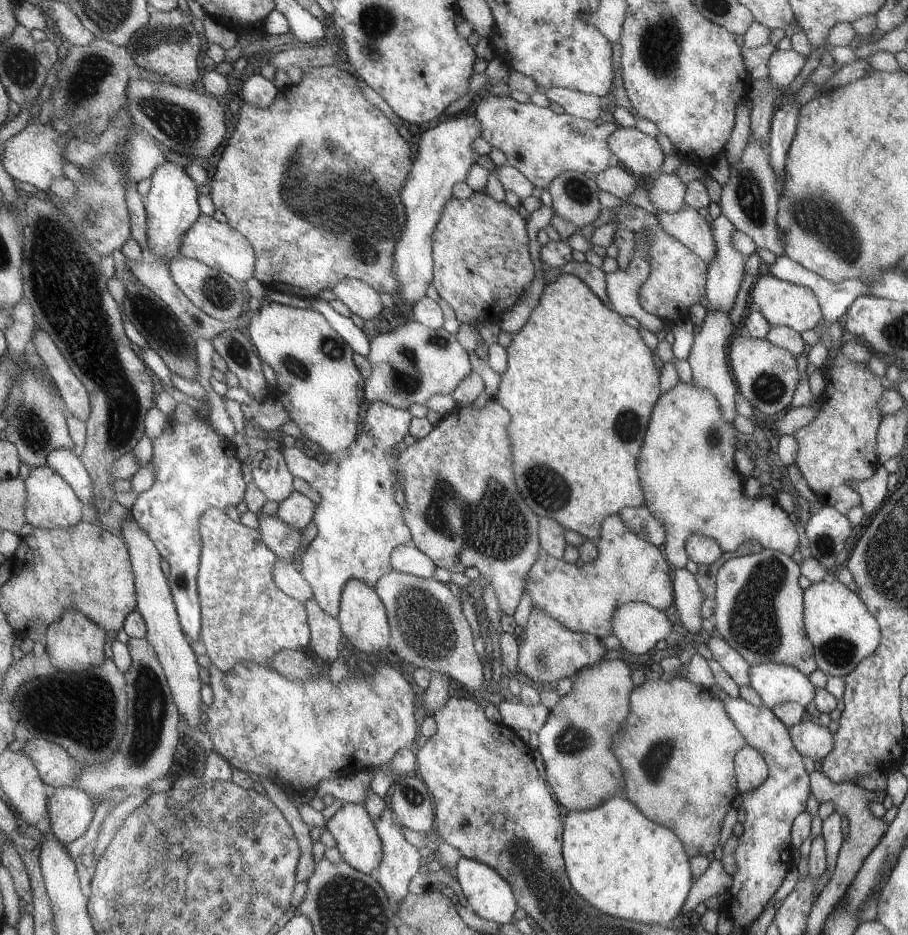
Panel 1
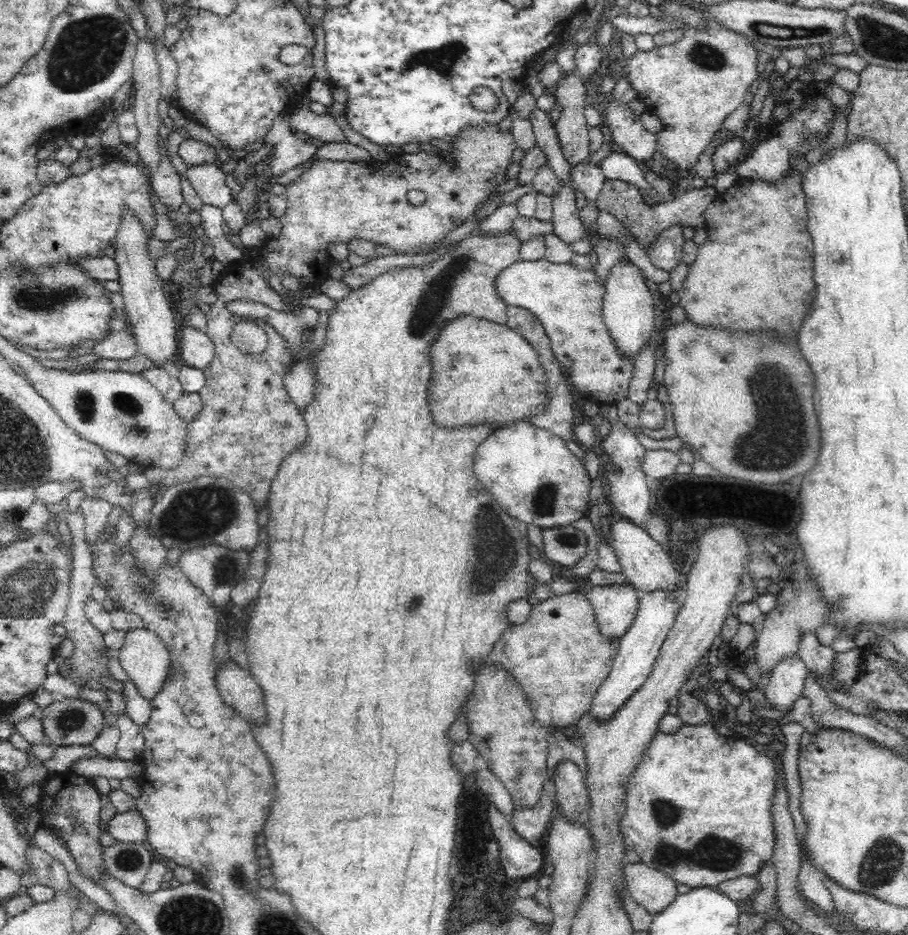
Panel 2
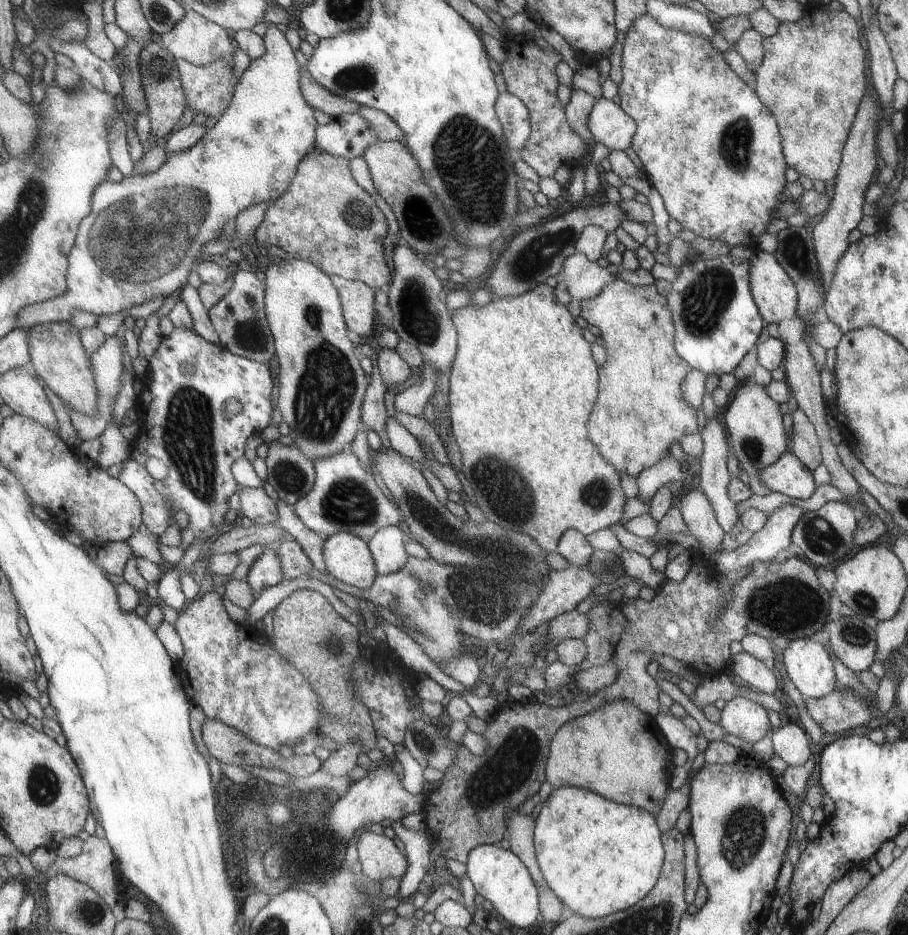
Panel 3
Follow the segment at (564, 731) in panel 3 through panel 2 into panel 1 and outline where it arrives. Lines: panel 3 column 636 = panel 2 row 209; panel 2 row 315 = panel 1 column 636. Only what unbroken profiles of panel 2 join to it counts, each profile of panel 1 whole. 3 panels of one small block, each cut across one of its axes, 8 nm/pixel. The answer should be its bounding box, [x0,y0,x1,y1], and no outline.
[612,679,748,857]

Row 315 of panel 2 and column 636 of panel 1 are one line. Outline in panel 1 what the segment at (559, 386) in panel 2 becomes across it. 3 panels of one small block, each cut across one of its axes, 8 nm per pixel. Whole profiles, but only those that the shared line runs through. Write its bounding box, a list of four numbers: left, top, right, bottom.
[618,505,666,546]

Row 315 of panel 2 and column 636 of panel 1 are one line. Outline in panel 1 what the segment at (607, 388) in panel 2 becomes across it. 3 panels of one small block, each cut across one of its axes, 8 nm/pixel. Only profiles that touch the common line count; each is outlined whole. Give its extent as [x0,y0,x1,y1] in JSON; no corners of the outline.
[524,513,674,639]

